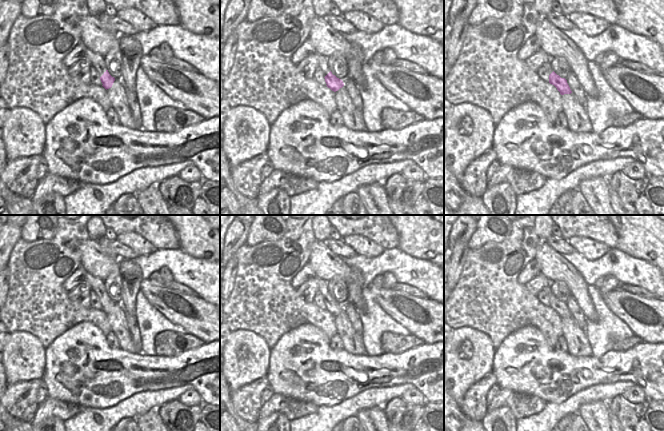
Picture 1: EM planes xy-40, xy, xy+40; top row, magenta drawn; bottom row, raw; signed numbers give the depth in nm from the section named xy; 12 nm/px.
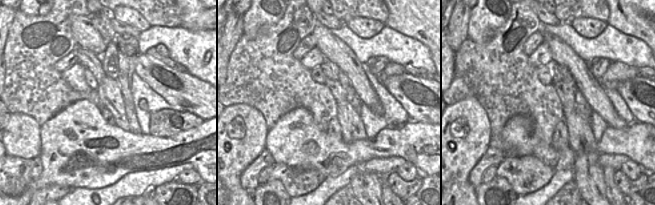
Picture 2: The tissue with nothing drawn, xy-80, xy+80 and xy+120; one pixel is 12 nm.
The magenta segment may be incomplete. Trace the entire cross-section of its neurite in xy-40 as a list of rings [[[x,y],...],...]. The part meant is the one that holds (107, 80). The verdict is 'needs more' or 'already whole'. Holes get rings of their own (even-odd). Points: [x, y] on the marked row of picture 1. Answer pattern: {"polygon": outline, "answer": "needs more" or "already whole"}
{"polygon": [[[106,70],[104,74],[100,77],[100,80],[103,84],[102,86],[107,90],[112,87],[115,78],[109,74],[108,70]]], "answer": "already whole"}

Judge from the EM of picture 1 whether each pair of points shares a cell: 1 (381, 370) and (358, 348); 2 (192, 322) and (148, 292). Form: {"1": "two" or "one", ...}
{"1": "two", "2": "one"}

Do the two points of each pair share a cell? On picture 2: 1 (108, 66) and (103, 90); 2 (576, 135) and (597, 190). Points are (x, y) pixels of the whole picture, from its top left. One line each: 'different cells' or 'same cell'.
1: different cells
2: same cell

